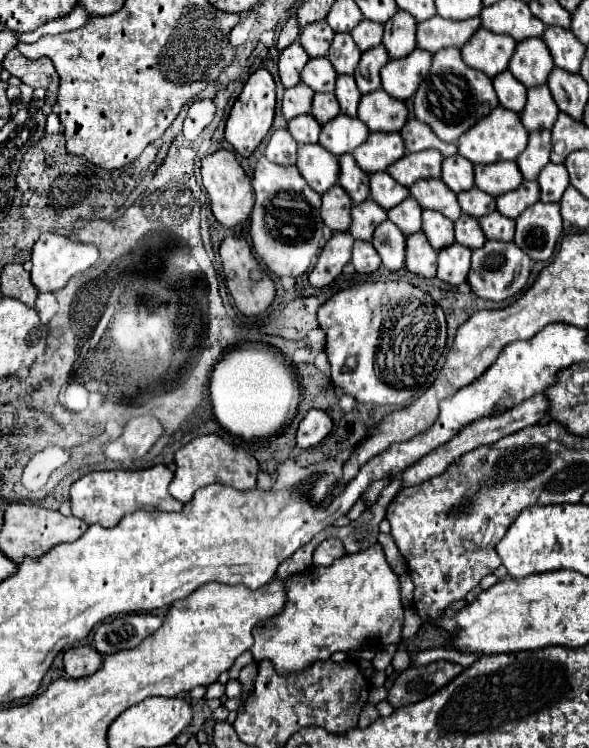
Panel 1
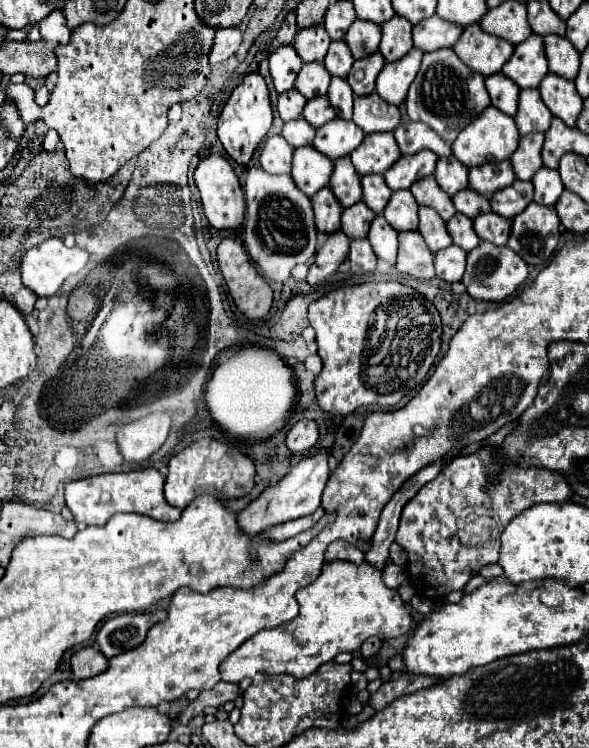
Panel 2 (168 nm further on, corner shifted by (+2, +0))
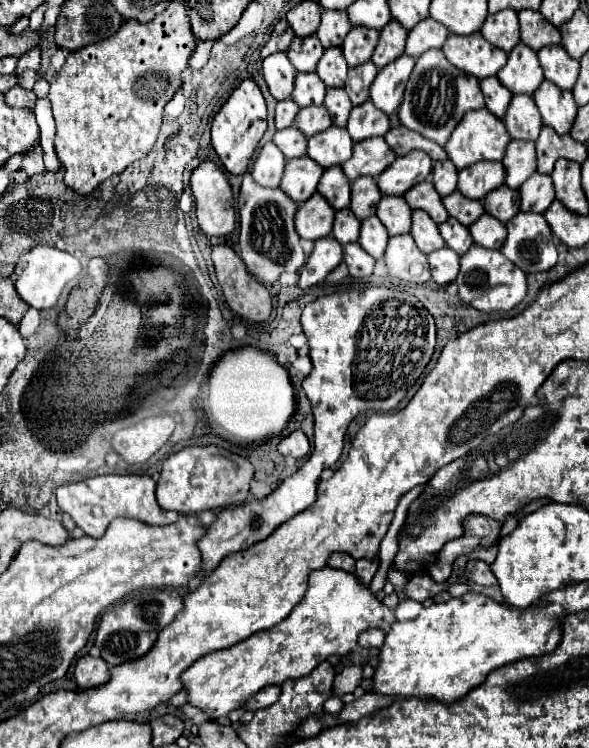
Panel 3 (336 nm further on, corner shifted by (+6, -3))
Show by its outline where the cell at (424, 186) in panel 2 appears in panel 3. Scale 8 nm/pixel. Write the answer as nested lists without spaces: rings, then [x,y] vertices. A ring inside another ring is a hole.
[[[422,181],[420,185],[408,189],[408,193],[404,193],[404,199],[412,209],[426,211],[438,225],[448,219],[448,211],[442,205],[442,197],[438,195],[430,181]]]

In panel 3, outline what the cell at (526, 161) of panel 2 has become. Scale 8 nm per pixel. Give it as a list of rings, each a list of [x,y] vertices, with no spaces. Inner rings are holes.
[[[510,141],[504,153],[506,185],[518,189],[532,173],[536,173],[536,153],[532,141]]]

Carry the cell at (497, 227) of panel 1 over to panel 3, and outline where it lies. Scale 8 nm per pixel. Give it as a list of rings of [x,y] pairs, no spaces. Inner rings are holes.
[[[484,213],[478,221],[470,225],[470,233],[474,237],[474,243],[486,249],[500,249],[506,241],[506,227],[502,221],[490,217]]]

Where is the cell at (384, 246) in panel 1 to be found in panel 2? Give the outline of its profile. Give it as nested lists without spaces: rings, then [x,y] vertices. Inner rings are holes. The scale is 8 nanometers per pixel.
[[[376,216],[368,240],[374,248],[374,254],[380,260],[386,260],[388,264],[396,264],[396,252],[398,252],[398,232],[384,220],[384,216]]]

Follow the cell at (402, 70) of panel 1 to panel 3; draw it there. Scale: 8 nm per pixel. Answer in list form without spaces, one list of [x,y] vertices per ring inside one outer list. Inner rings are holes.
[[[404,55],[392,61],[392,65],[386,65],[384,69],[378,71],[376,81],[372,83],[372,89],[370,89],[370,101],[386,115],[394,113],[400,107],[404,87],[414,69],[414,63],[416,59]]]

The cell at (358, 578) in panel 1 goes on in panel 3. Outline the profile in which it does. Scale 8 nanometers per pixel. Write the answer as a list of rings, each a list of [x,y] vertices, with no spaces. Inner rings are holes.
[[[324,567],[310,573],[308,589],[290,617],[266,631],[250,635],[230,649],[200,657],[180,679],[190,705],[202,709],[210,719],[226,717],[266,685],[282,685],[288,679],[304,677],[330,655],[342,657],[350,653],[358,645],[358,635],[362,631],[378,627],[386,633],[394,623],[394,611],[378,601],[370,589],[360,589],[360,581],[356,581],[354,573]]]

